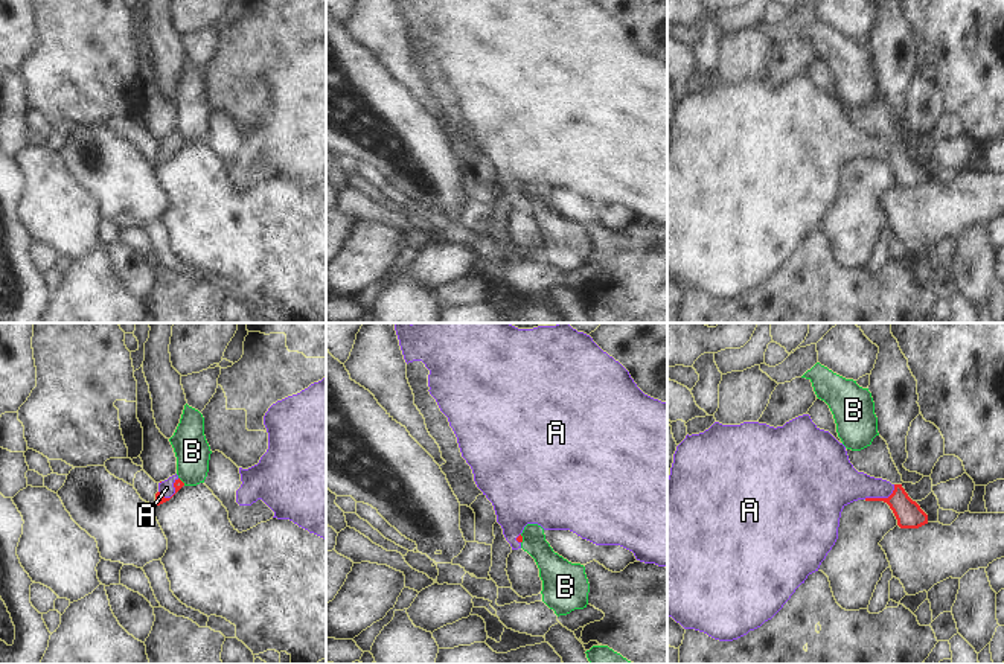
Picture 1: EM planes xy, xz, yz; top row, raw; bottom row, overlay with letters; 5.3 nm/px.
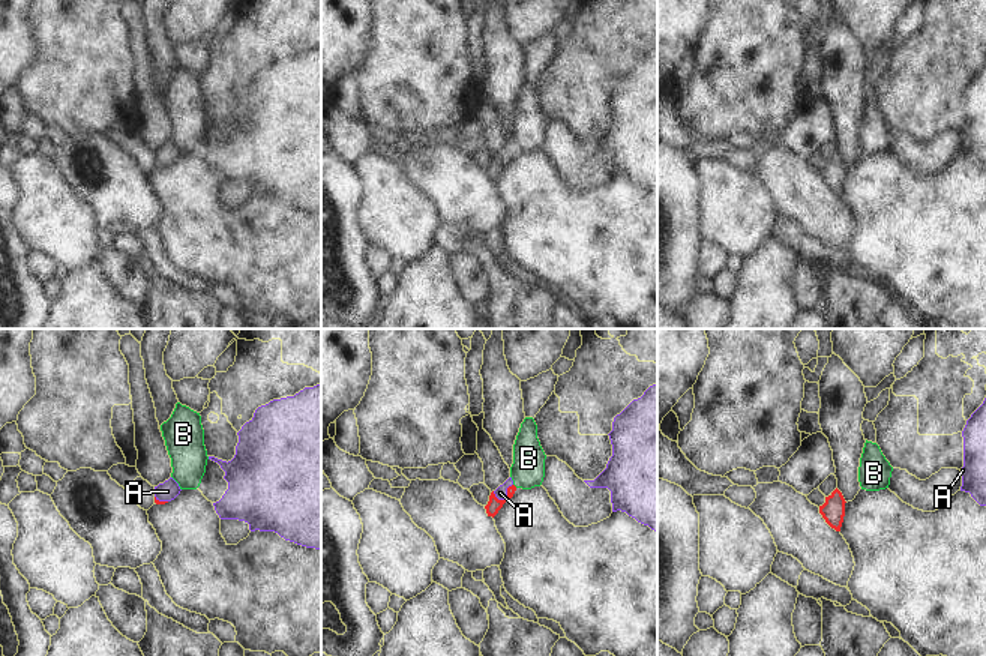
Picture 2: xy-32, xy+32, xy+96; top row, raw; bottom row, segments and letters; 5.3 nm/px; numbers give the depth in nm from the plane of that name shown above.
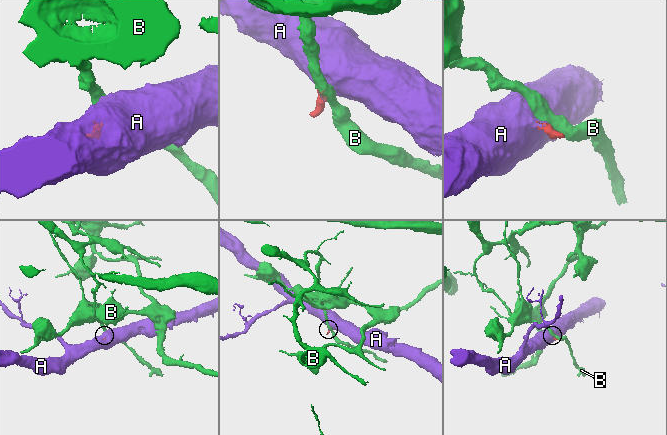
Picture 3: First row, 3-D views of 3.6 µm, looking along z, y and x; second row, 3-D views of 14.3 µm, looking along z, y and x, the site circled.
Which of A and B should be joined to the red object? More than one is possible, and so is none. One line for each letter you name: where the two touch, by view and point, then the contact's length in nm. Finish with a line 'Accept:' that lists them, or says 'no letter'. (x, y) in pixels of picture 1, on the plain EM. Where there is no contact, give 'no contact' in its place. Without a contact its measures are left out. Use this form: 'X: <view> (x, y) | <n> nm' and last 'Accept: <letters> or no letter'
A: yz (881, 157) | 180 nm
Accept: A

